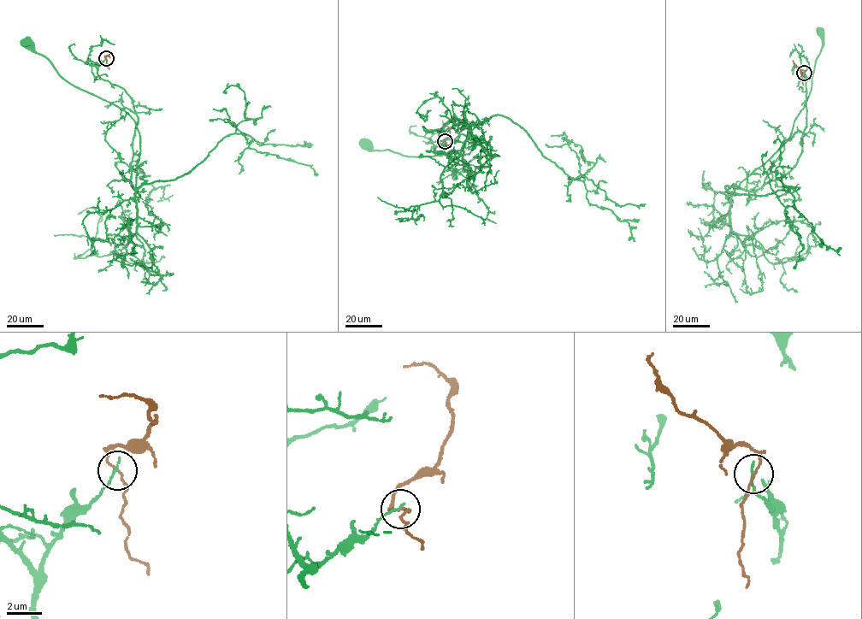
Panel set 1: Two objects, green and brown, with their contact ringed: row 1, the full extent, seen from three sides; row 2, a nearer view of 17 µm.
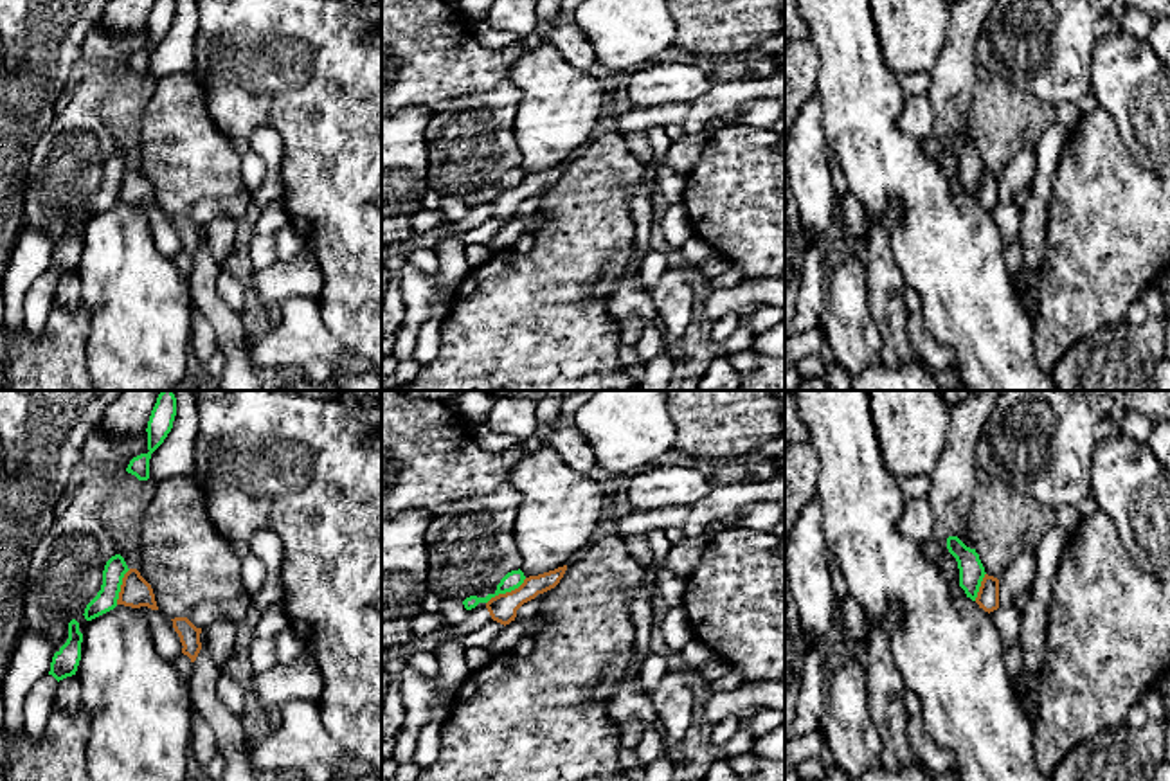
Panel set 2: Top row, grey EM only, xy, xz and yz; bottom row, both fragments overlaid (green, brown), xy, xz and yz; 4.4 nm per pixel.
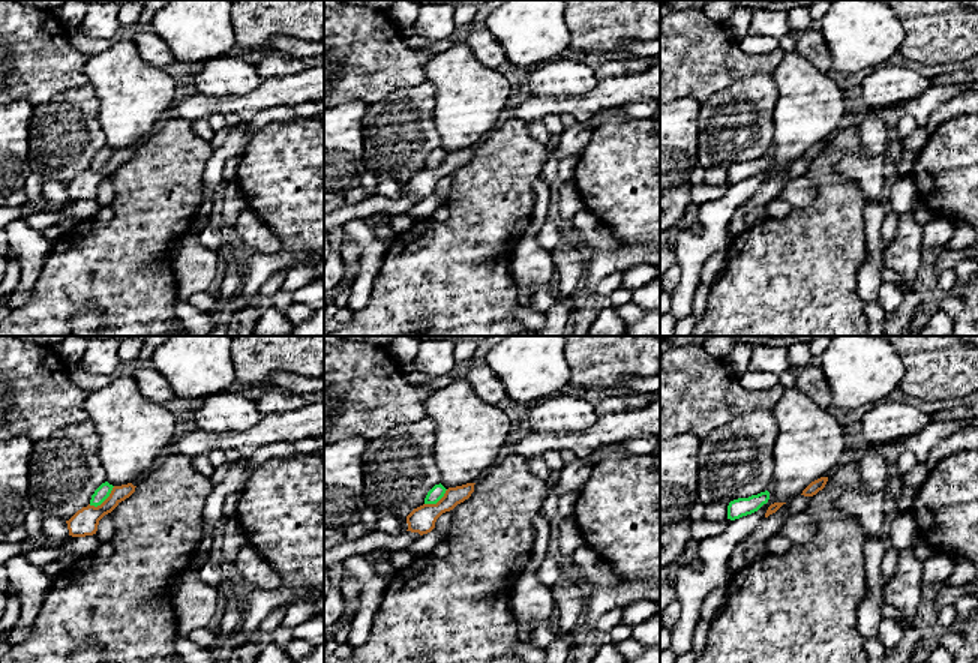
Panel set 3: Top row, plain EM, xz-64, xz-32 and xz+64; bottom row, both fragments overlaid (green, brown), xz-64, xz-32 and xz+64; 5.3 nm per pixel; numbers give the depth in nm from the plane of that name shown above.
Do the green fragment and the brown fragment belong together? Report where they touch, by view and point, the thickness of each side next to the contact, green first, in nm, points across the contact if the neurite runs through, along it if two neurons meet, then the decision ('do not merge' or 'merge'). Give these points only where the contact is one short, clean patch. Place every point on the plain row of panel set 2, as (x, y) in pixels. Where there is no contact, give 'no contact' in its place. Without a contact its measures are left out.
meets green in xz at (506, 188); 80 nm thick on the green side, 130 nm on the other; border along xz (526, 175), (517, 184), (495, 191), (486, 200); do not merge

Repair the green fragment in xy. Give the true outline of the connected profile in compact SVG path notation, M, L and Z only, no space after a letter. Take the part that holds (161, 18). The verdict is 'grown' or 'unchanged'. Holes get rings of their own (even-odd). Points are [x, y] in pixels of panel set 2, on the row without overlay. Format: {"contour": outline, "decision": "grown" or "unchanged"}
{"contour": "M155 0L149 18L148 18L148 50L133 54L126 65L128 70L135 72L139 77L149 76L149 56L151 50L164 40L173 25L176 13L176 0Z", "decision": "unchanged"}

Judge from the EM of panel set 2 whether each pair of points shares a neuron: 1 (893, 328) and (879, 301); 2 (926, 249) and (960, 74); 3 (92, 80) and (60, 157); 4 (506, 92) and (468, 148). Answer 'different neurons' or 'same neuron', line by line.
1: same neuron
2: different neurons
3: same neuron
4: same neuron

